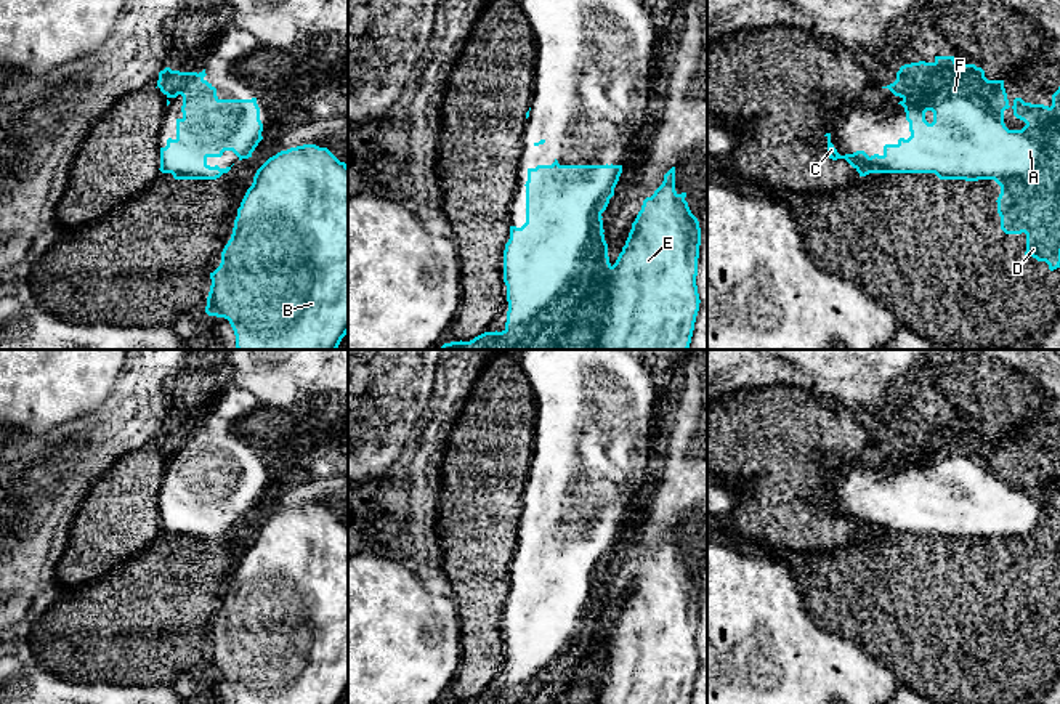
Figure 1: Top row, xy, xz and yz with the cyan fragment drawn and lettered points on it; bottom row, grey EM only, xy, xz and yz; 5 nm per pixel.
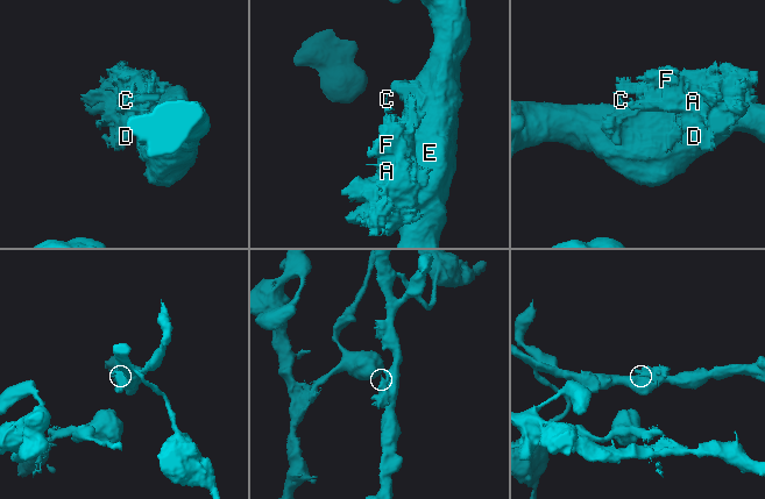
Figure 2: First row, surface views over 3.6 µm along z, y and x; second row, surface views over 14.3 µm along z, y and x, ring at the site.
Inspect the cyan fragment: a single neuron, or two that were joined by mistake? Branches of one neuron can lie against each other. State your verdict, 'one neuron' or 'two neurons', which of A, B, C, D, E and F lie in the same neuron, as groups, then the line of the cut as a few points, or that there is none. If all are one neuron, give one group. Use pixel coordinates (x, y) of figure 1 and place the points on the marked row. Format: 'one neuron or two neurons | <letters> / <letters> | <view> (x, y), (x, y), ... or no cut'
one neuron | A B C D E F | no cut

